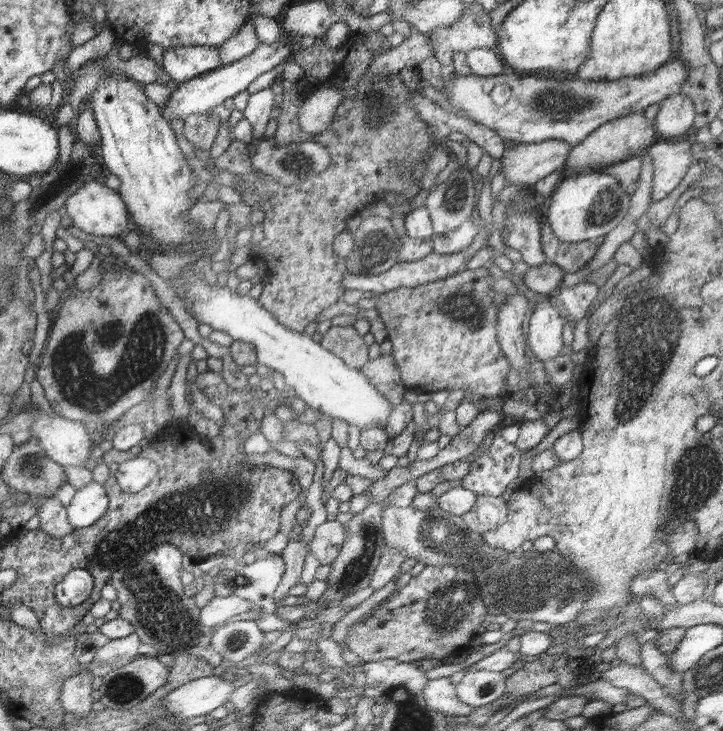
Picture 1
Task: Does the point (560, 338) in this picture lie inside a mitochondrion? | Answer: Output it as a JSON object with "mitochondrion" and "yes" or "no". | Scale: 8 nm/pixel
{"mitochondrion":"no"}

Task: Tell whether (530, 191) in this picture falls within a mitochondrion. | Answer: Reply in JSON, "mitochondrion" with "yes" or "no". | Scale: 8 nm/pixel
{"mitochondrion":"no"}

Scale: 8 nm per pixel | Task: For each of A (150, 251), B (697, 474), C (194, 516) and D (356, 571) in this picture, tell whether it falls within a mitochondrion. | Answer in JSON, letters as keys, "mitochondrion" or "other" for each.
{"A":"other","B":"mitochondrion","C":"mitochondrion","D":"mitochondrion"}

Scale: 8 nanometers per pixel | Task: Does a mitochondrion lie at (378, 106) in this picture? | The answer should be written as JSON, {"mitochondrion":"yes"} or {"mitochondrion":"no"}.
{"mitochondrion":"yes"}

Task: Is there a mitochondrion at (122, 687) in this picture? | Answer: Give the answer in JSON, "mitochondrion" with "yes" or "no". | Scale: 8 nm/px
{"mitochondrion":"yes"}

